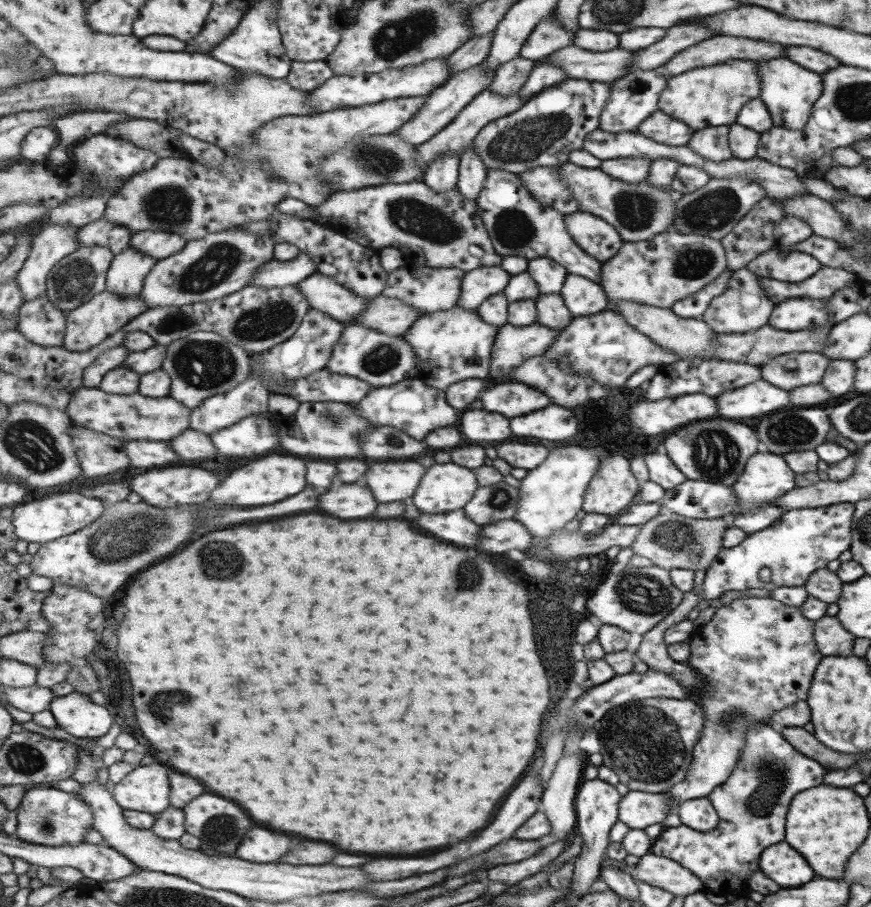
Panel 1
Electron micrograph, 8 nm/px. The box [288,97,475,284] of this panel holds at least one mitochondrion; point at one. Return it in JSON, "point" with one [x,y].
{"point":[412,217]}

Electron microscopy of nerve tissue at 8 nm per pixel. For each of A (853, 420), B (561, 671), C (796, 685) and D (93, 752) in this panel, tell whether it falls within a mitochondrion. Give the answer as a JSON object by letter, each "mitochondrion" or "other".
{"A":"mitochondrion","B":"mitochondrion","C":"other","D":"other"}

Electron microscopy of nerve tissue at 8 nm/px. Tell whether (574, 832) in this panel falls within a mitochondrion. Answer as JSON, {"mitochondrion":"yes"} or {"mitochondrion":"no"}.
{"mitochondrion":"no"}

